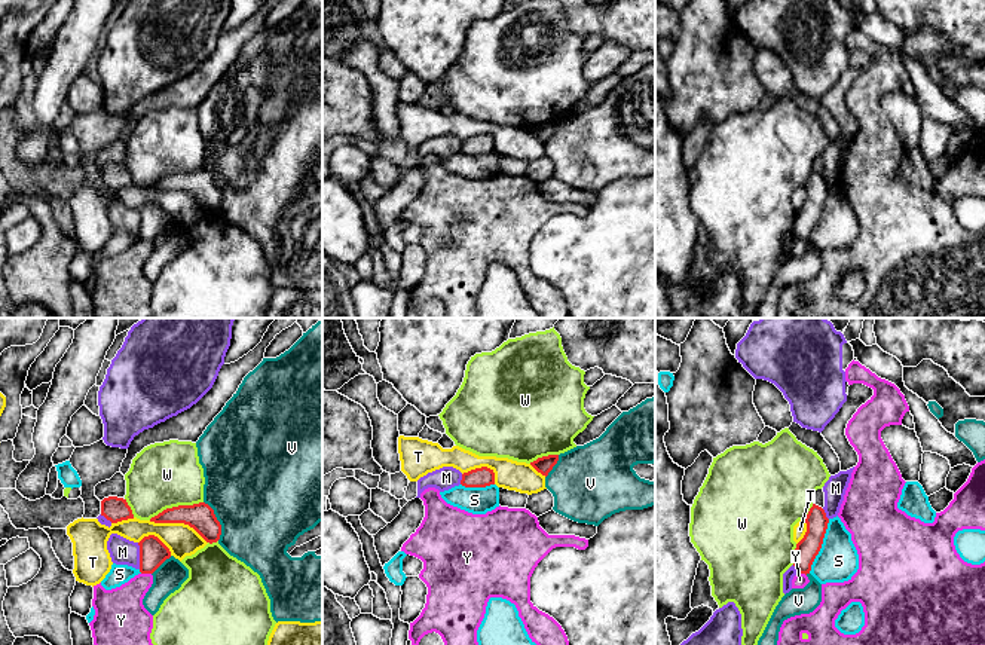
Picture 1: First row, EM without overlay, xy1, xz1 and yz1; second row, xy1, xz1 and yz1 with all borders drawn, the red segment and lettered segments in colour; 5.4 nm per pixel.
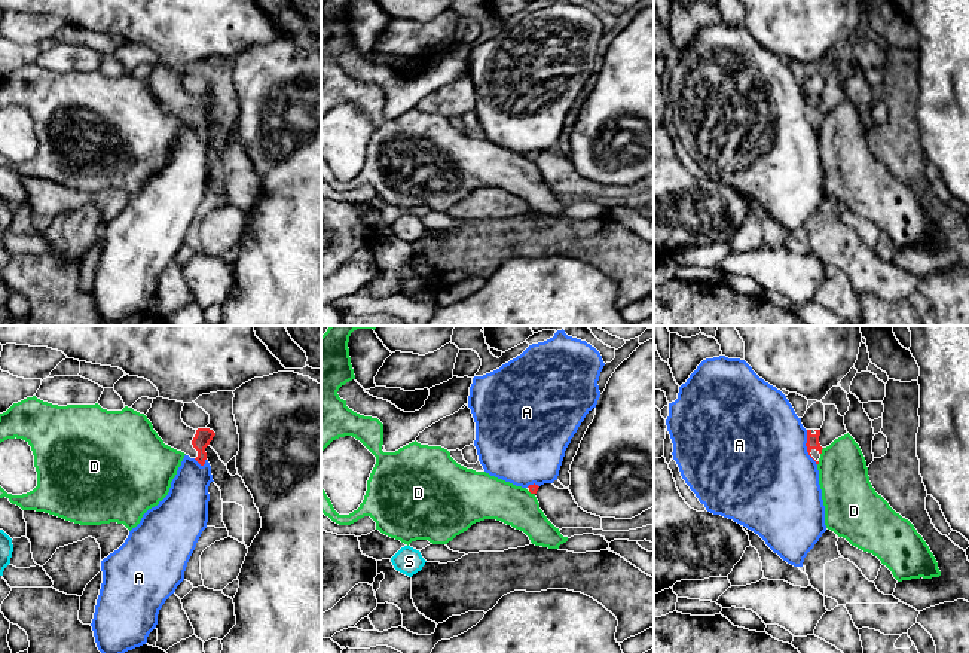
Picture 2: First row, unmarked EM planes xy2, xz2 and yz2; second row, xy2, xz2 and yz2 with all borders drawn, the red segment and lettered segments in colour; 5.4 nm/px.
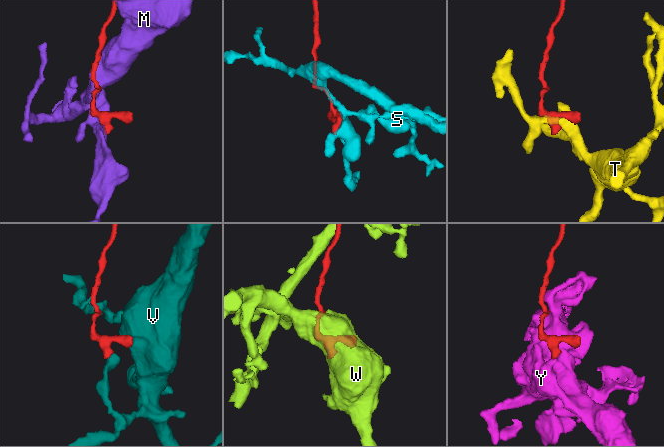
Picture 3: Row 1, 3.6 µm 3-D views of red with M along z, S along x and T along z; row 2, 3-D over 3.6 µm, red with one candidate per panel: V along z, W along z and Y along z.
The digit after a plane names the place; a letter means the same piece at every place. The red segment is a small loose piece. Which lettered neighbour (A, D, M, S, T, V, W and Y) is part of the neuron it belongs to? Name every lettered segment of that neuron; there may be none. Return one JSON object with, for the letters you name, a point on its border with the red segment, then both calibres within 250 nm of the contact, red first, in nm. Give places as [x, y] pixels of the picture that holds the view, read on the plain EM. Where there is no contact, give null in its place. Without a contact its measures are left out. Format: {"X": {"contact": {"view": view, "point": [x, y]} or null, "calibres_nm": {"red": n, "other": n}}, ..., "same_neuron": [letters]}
{"same_neuron": []}

